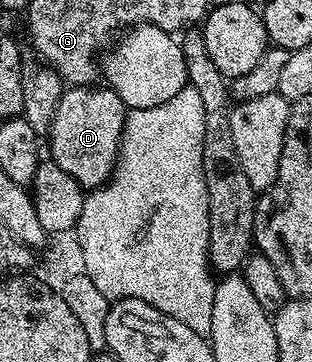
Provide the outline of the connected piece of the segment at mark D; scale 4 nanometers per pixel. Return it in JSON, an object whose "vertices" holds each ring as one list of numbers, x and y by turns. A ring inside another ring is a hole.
{"vertices":[[66,87,55,110,55,122,51,122,47,133,48,155,86,190,100,188,112,176,113,165,121,151,121,135,127,111,113,88,97,87]]}

